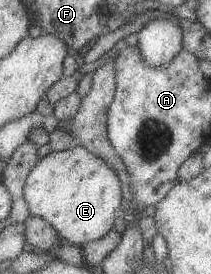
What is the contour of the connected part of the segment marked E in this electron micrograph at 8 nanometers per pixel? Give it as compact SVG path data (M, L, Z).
M79 144L43 157L26 178L24 197L31 216L47 219L62 242L81 247L114 228L113 222L121 214L122 184L107 162Z

